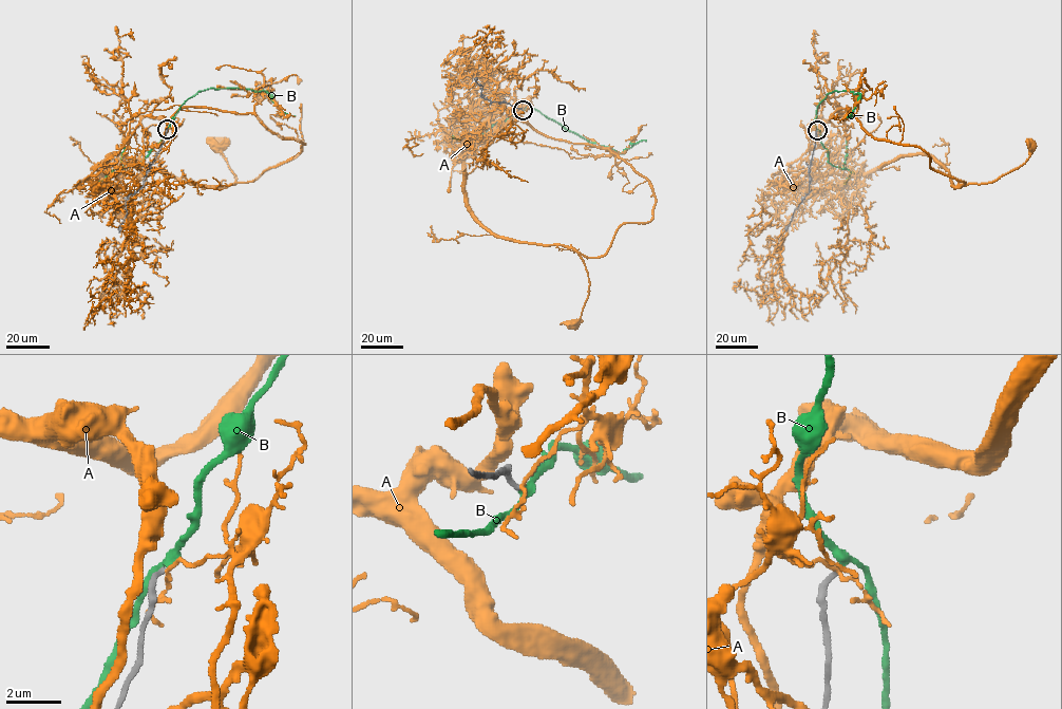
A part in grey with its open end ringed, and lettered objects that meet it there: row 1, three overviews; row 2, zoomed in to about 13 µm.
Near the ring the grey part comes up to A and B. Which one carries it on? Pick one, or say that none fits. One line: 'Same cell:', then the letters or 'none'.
Same cell: B

